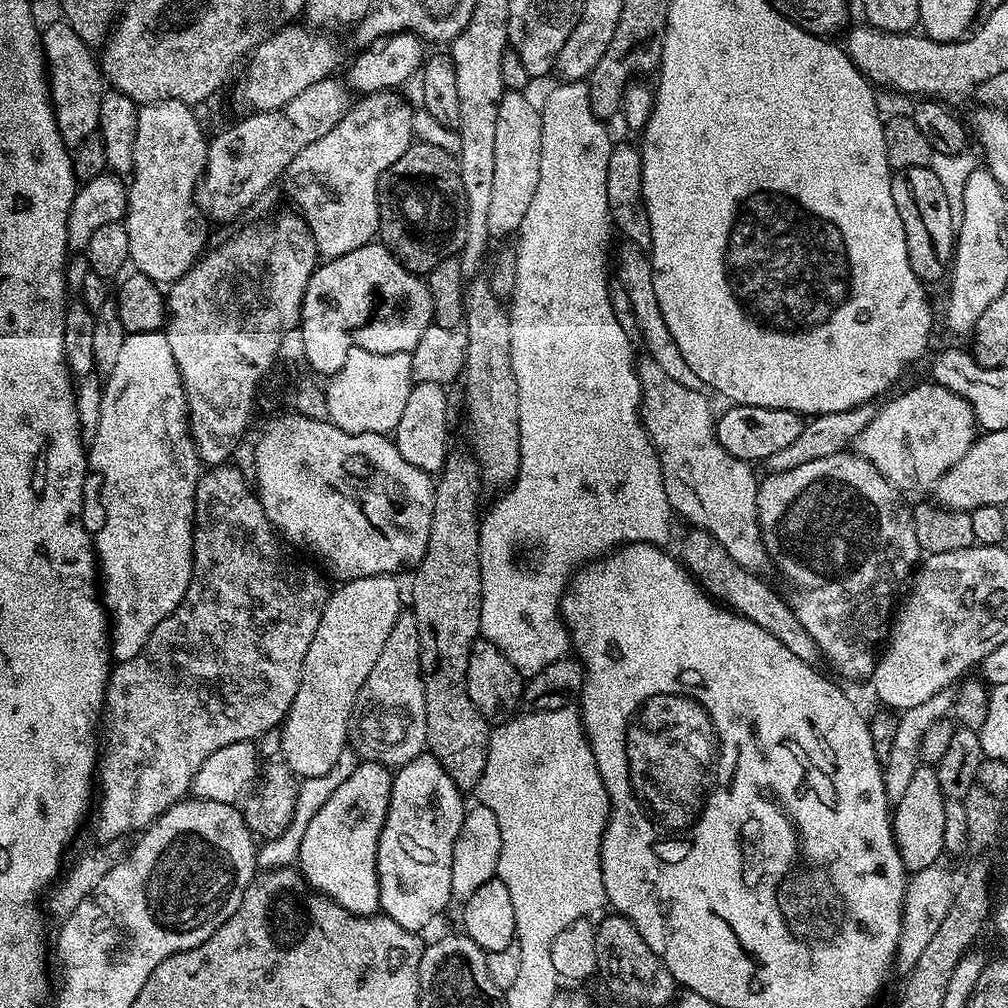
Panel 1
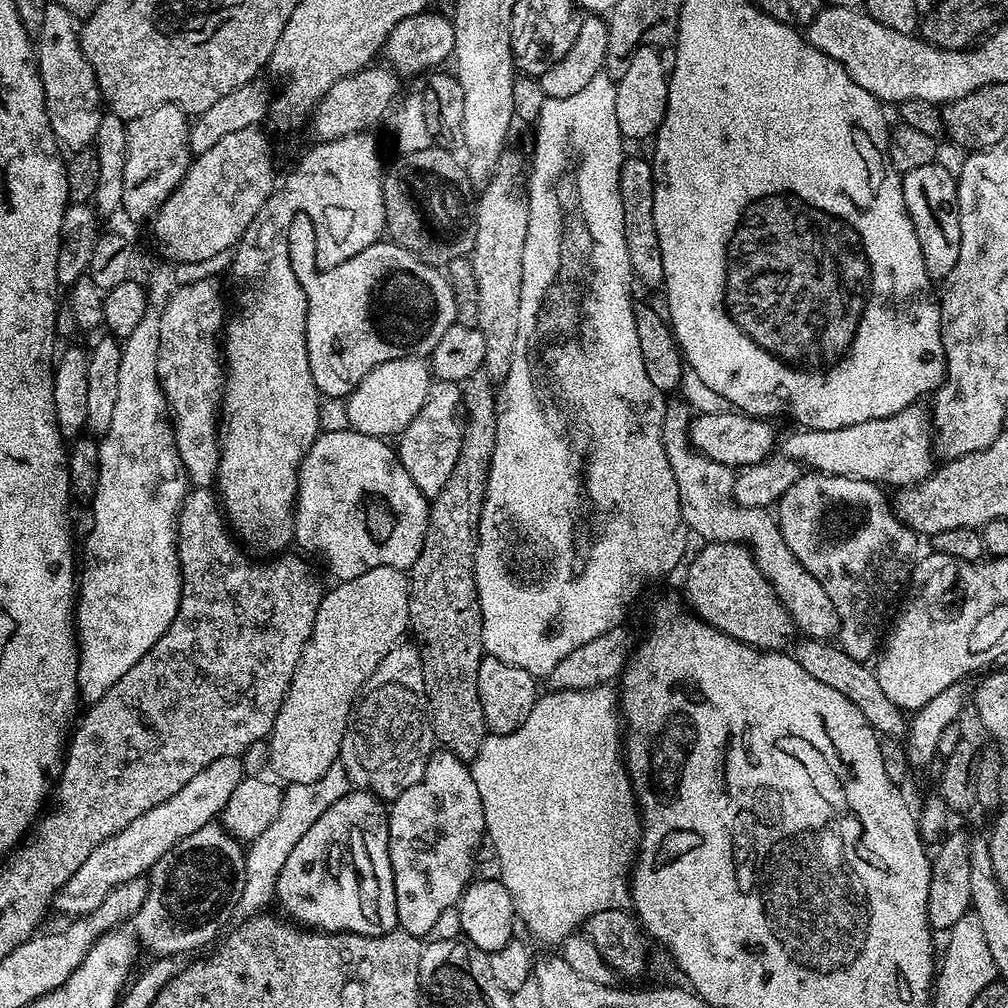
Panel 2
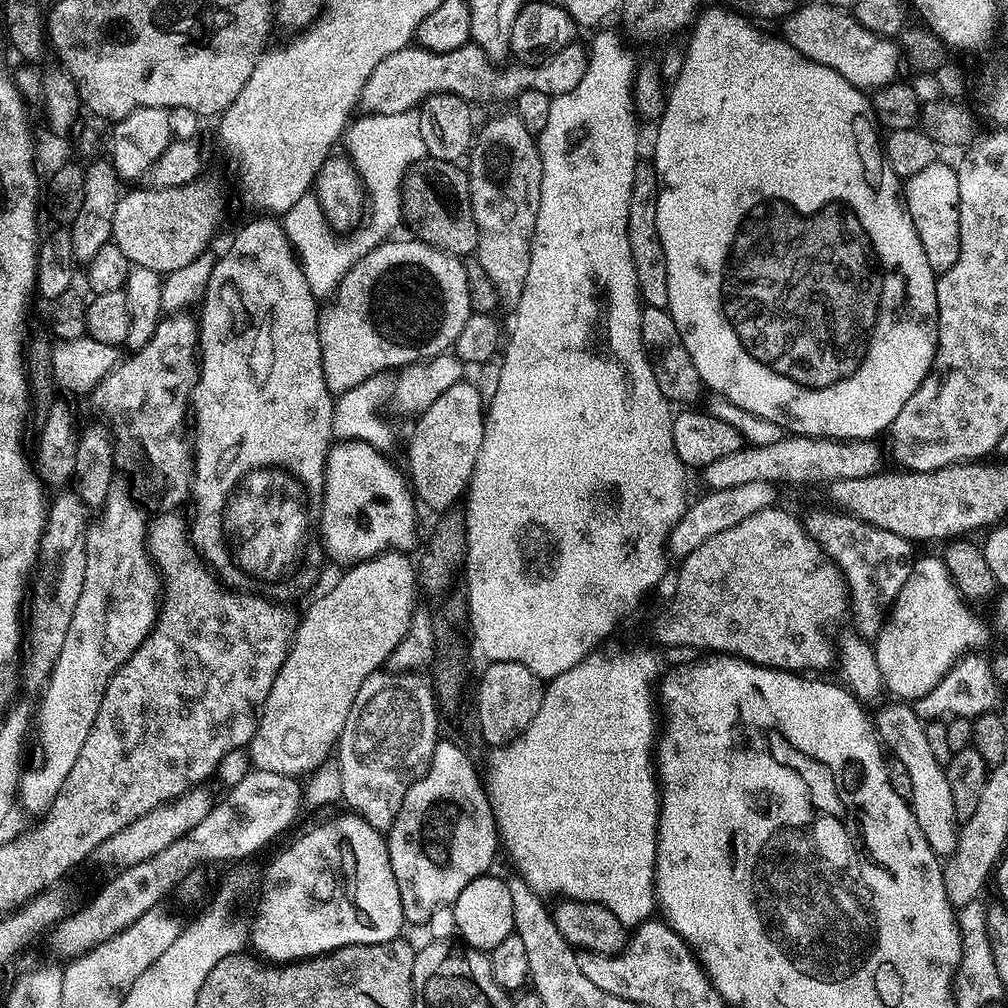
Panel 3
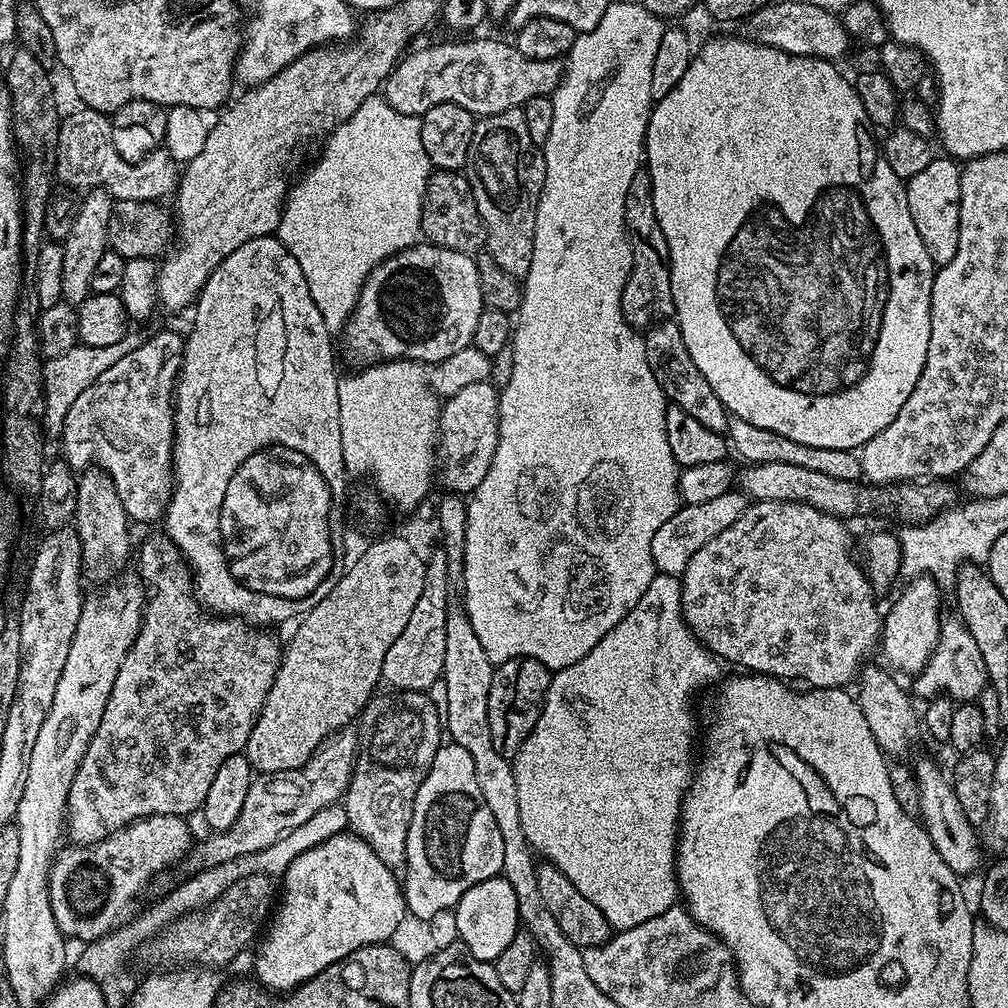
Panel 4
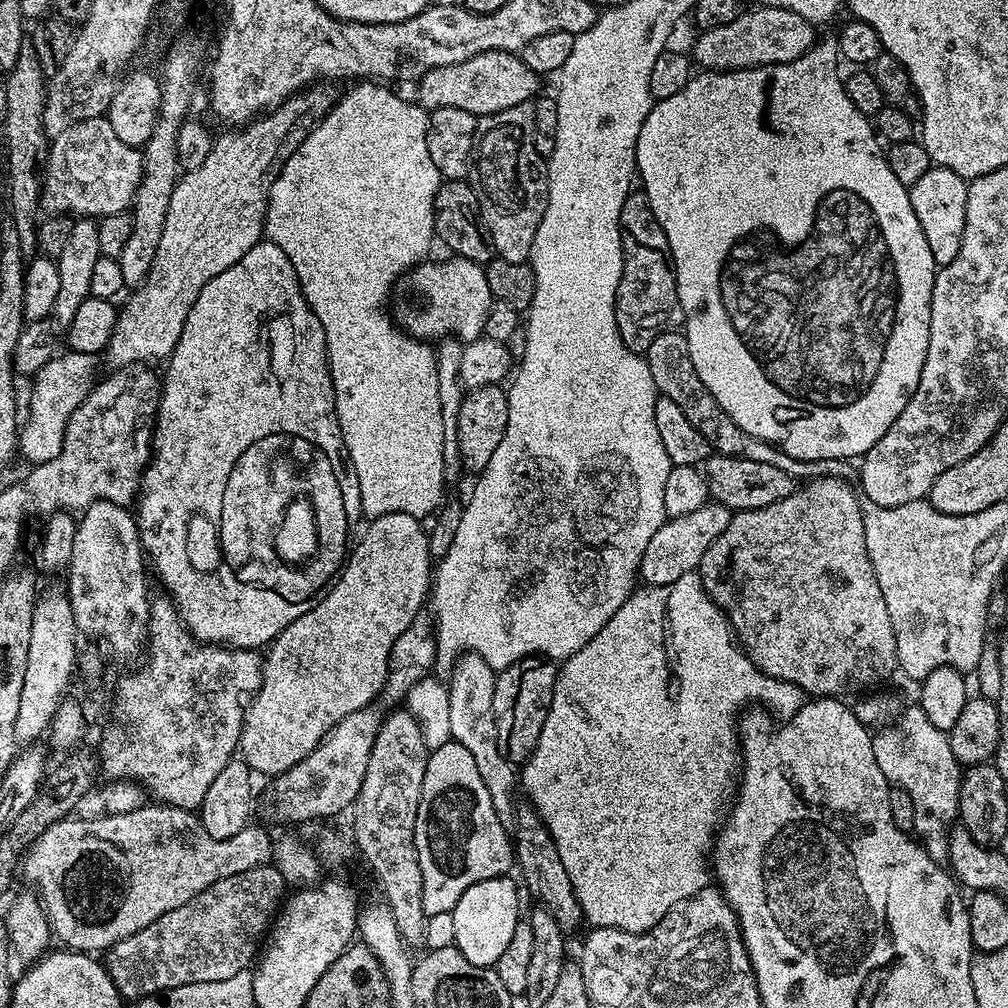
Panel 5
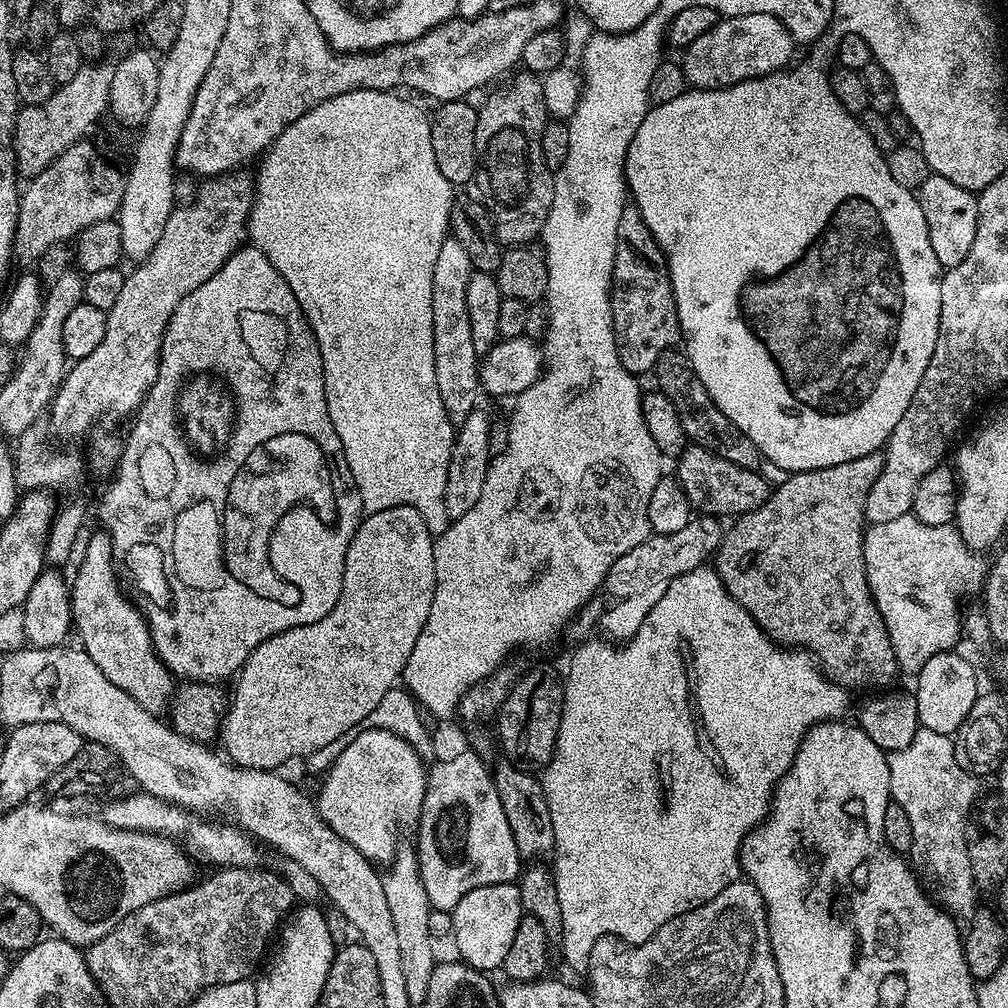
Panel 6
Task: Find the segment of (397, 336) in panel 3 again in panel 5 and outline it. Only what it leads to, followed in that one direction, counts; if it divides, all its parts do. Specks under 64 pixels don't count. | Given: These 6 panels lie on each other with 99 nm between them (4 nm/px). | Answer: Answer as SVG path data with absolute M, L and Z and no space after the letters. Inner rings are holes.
M463 258L448 259L452 260L445 264L440 260L433 264L417 264L399 277L392 289L390 308L394 319L399 327L417 340L440 342L451 337L463 324L479 321L493 303L492 291L481 265Z

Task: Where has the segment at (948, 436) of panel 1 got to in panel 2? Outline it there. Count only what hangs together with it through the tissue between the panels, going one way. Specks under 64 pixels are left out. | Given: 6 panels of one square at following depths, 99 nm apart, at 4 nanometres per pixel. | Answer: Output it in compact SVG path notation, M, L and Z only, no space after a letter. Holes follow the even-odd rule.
M913 406L886 418L858 422L838 430L796 430L785 442L782 452L814 472L871 480L884 486L911 486L934 471L932 433L929 413L925 409L923 412L920 406Z

